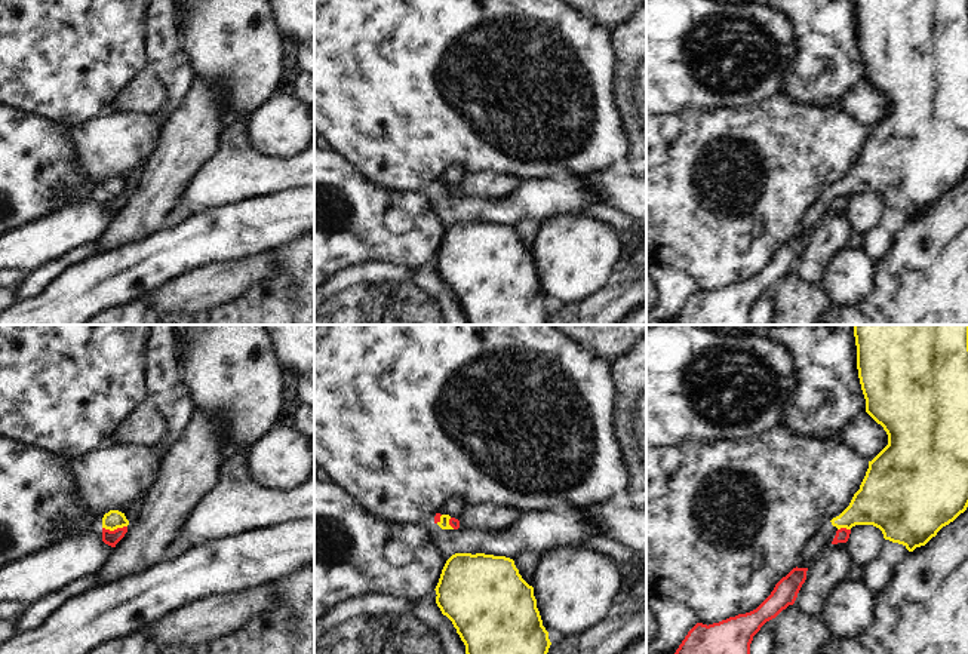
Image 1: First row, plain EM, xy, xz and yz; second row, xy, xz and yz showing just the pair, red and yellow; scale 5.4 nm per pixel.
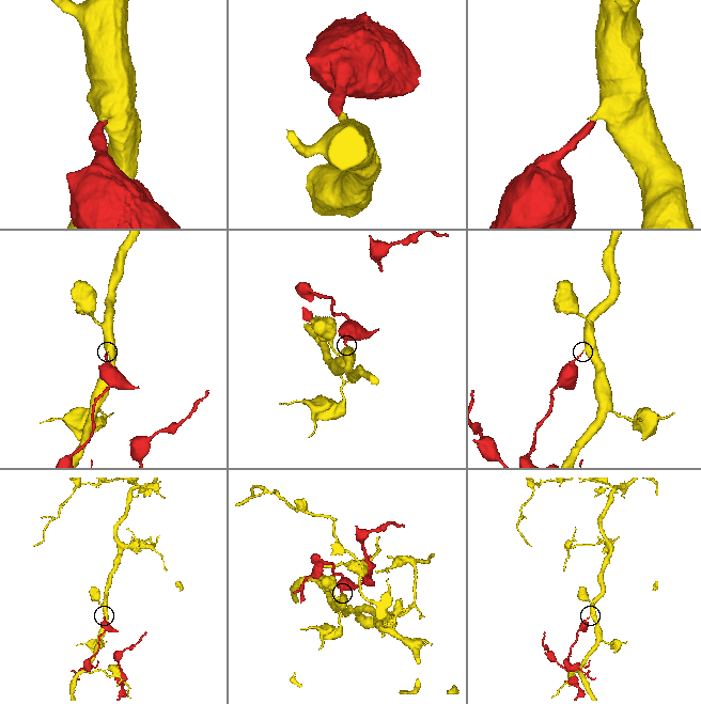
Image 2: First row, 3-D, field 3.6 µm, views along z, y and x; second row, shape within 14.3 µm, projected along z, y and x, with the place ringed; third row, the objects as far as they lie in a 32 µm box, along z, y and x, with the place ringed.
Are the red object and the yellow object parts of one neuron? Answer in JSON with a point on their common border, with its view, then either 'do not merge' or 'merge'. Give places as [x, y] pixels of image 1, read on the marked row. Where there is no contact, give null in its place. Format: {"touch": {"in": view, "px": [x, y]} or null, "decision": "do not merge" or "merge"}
{"touch": {"in": "xy", "px": [114, 530]}, "decision": "do not merge"}

